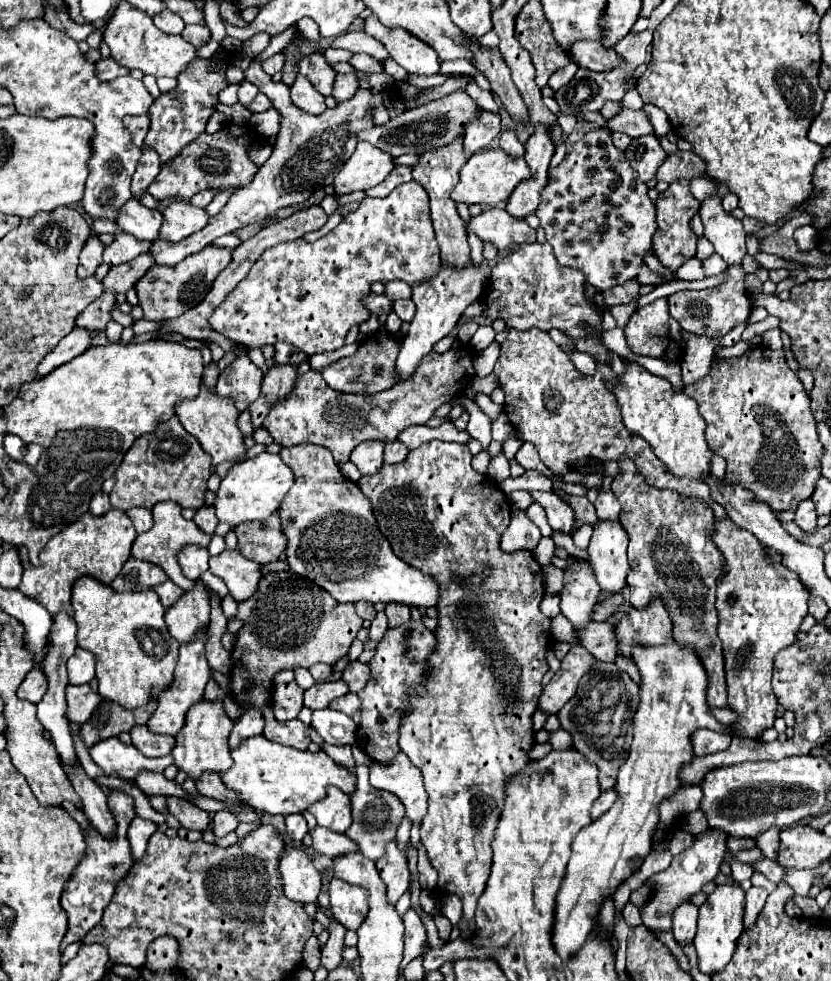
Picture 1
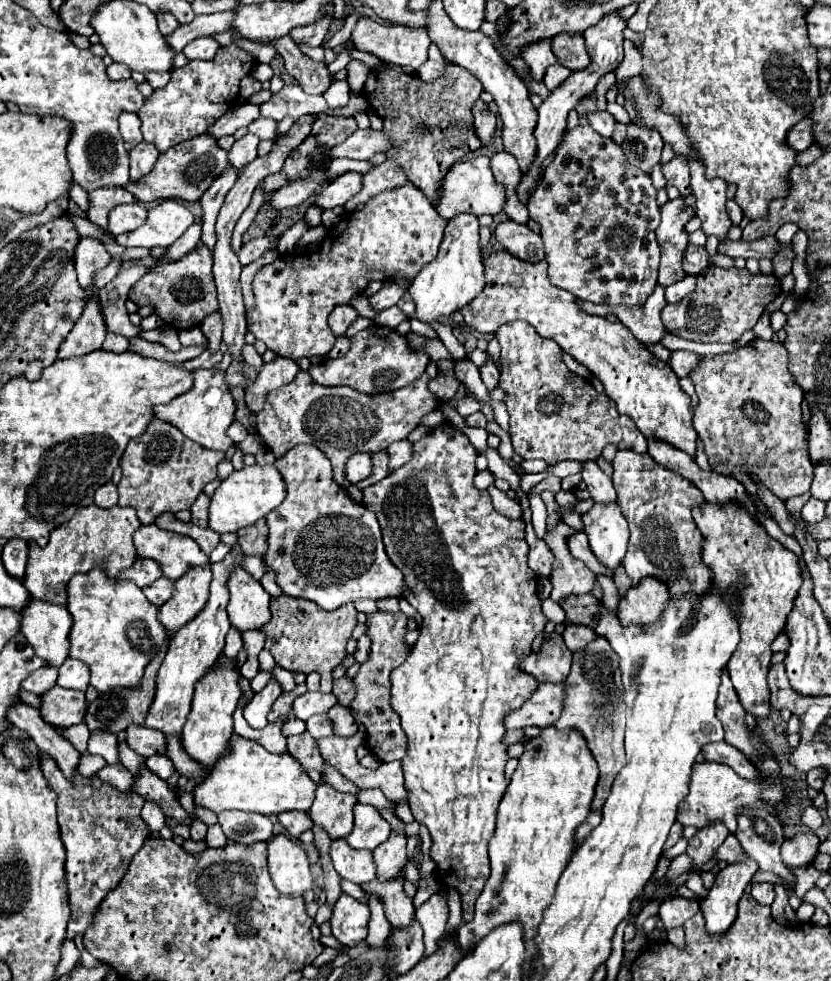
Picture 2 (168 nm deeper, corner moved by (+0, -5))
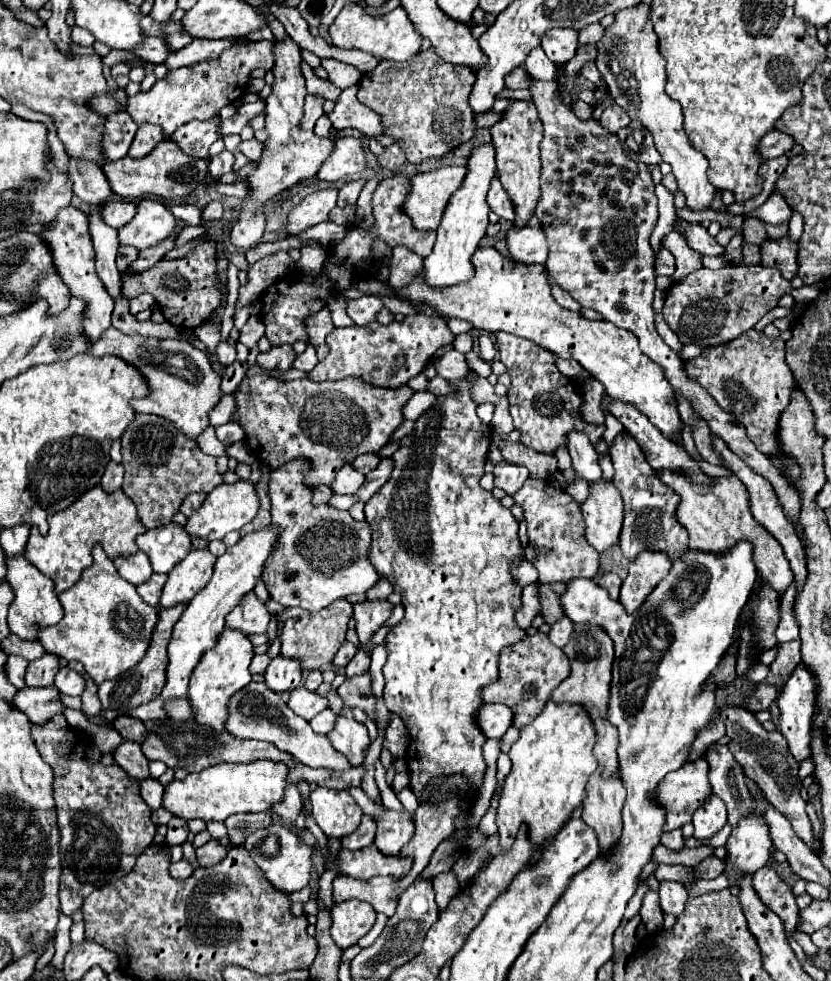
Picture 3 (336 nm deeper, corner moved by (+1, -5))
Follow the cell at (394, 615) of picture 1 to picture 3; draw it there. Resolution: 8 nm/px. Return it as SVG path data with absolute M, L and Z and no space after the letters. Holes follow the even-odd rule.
M381 579L379 585L375 585L375 589L369 589L367 591L367 597L369 599L387 599L391 593L393 593L393 587L389 585L389 581L387 579Z

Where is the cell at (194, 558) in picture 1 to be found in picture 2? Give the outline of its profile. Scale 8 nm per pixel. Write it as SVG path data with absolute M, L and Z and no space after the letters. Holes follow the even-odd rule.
M142 525L134 533L136 555L154 559L164 577L178 579L194 565L206 565L208 557L200 551L194 539L158 529L158 525Z

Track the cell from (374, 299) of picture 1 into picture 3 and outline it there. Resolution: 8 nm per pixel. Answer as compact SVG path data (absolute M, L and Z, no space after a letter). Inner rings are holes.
M323 307L319 313L315 313L307 319L307 333L311 337L311 345L315 345L315 347L319 347L333 329L335 329L335 325L331 321L329 307Z

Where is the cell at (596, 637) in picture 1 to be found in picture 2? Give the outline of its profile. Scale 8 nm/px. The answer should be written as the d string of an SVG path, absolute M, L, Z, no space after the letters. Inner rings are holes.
M566 625L562 637L564 637L564 643L570 651L578 651L584 645L588 645L596 637L596 633L586 625Z

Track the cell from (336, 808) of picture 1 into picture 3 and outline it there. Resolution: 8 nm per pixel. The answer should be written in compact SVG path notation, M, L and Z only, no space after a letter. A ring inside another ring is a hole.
M317 787L309 795L309 799L313 805L313 819L327 837L341 839L345 835L351 835L359 827L363 811L355 803L355 817L353 813L349 813L353 799L345 791Z

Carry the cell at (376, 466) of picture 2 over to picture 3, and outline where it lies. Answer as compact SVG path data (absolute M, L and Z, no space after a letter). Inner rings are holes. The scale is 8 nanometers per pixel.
M359 455L355 461L355 469L359 469L361 473L369 473L379 465L379 455Z

